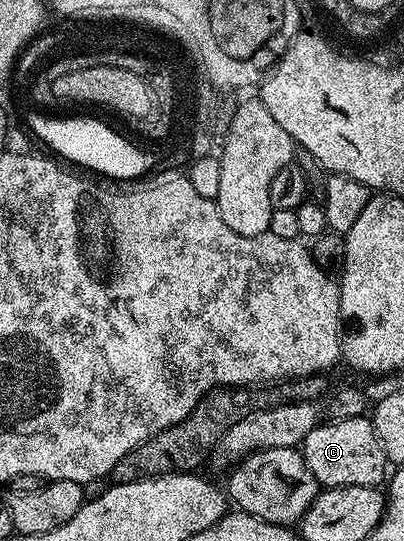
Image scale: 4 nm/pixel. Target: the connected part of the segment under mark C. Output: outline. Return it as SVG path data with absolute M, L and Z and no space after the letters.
M372 418L335 419L334 423L318 422L311 433L307 433L303 444L305 464L317 478L318 484L325 489L351 485L380 488L387 479L387 460L383 445L373 428Z

